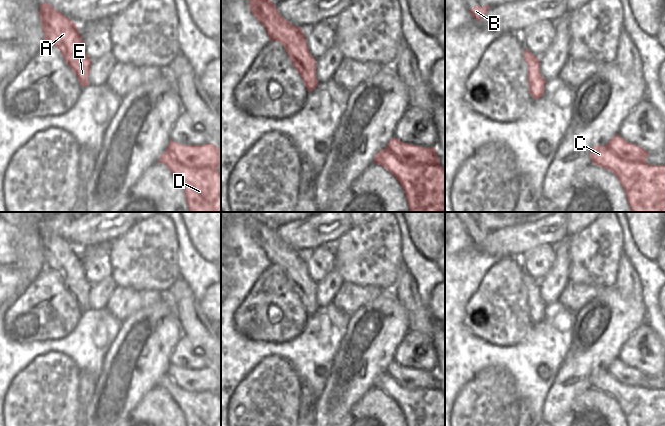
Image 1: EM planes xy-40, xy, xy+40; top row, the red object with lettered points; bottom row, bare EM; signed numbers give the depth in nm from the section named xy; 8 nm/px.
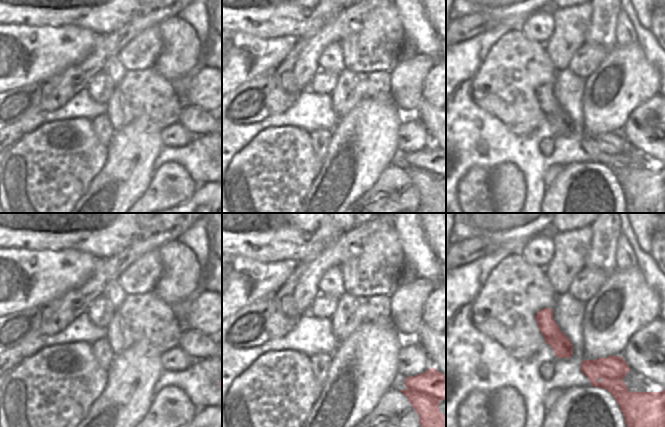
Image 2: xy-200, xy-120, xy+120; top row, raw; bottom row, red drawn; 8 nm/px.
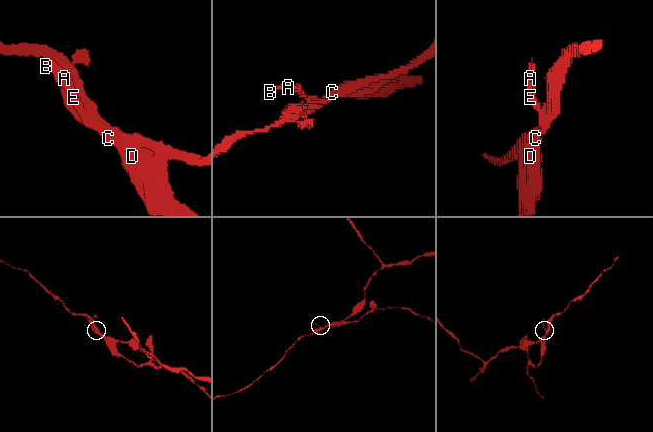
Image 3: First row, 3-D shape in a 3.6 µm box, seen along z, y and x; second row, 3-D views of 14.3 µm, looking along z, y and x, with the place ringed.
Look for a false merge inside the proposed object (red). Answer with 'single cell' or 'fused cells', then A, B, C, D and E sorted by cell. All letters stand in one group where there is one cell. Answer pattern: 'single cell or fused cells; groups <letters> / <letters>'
fused cells; groups A B E / C D

